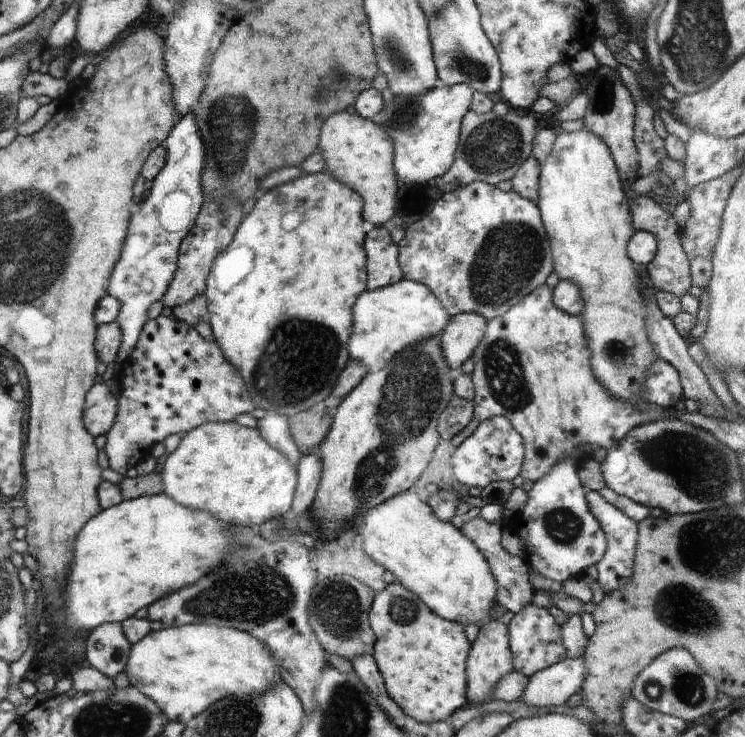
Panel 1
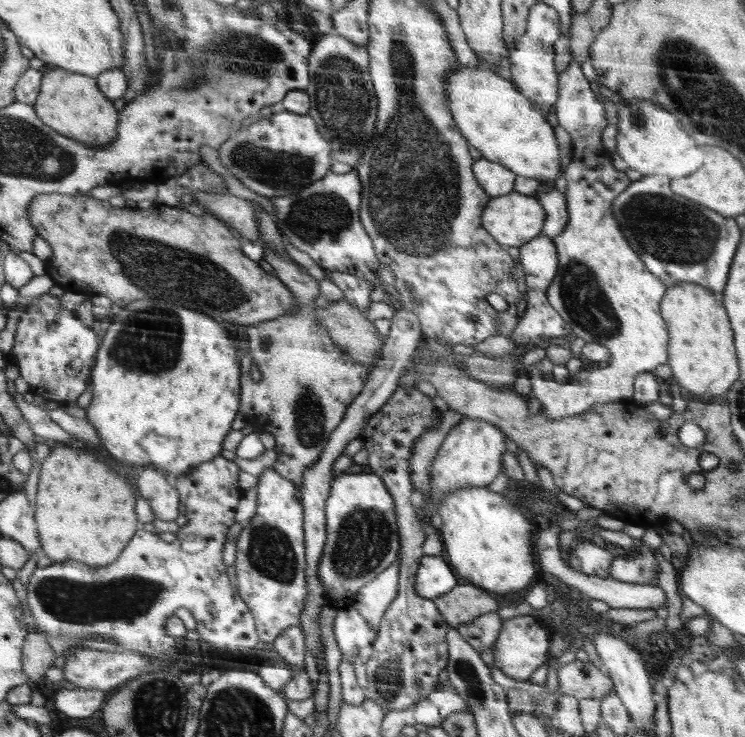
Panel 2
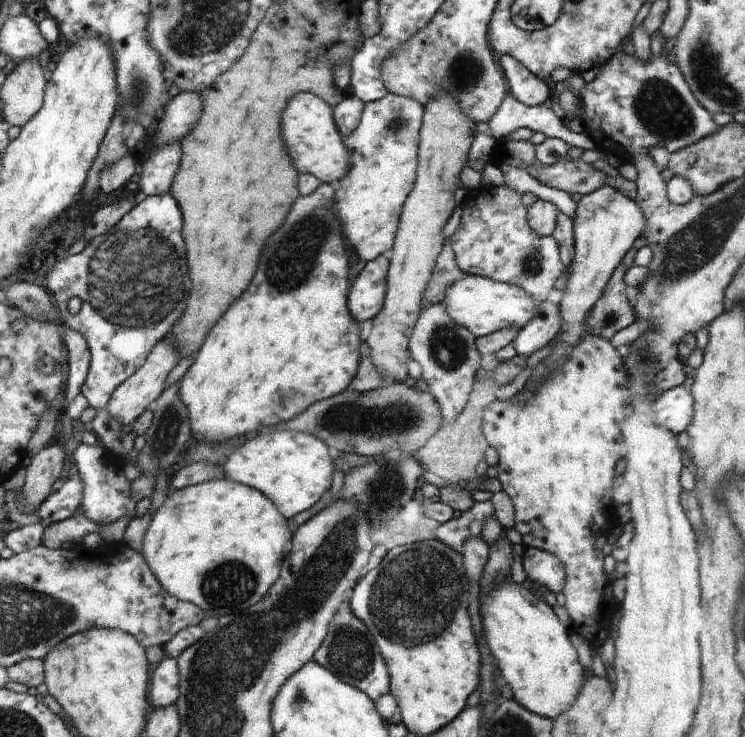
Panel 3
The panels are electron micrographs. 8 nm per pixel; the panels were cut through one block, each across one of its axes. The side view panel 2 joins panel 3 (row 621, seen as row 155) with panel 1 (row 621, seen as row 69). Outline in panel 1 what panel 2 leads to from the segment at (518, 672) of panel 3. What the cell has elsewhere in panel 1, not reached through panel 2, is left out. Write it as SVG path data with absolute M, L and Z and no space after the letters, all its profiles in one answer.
M408 490L397 494L386 502L378 504L376 508L370 508L364 516L356 518L354 522L354 529L362 536L364 552L385 571L391 572L395 582L419 596L432 612L440 615L444 620L464 626L476 624L478 628L484 628L484 625L490 622L490 609L497 604L498 584L486 558L468 536L458 532L452 523L441 521L431 505L418 493Z

